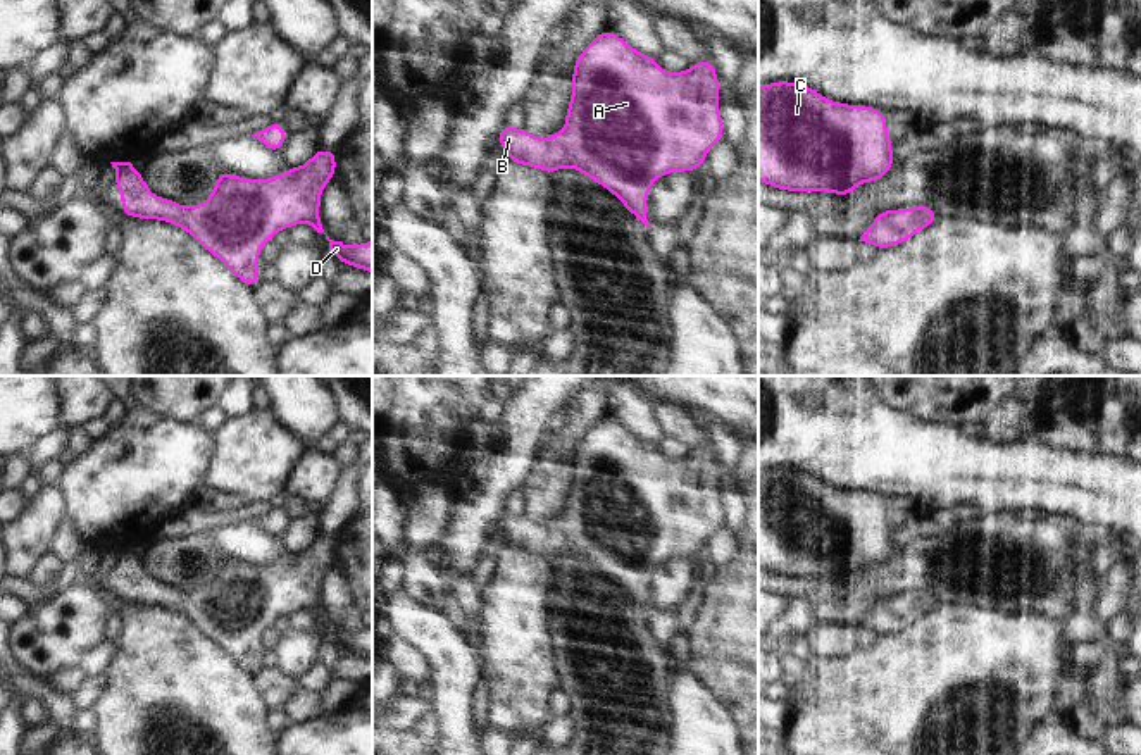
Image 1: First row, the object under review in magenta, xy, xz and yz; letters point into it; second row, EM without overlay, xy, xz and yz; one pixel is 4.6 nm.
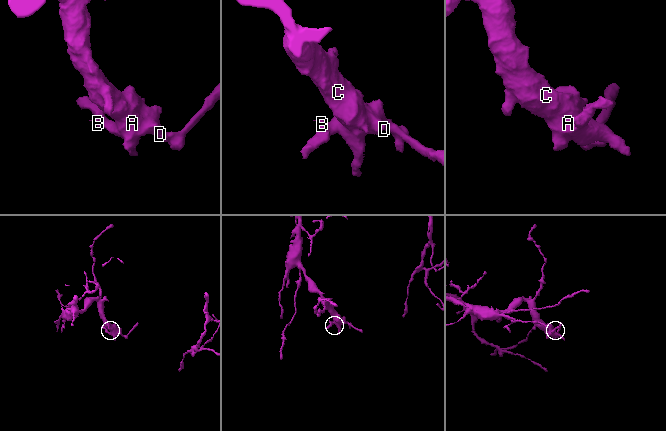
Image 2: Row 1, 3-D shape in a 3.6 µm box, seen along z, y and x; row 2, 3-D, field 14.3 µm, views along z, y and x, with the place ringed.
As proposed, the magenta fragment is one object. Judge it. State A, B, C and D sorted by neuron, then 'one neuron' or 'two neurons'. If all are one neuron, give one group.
A B C D | one neuron

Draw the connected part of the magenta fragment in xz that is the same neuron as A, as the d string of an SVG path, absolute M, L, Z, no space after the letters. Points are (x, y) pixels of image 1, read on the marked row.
M612 31L598 33L574 62L562 133L555 131L543 140L505 122L498 131L498 145L507 150L507 160L546 172L572 167L607 188L650 229L646 200L652 183L667 172L703 171L708 150L720 140L724 122L714 62L689 64L686 72L662 71L653 55L643 55Z

